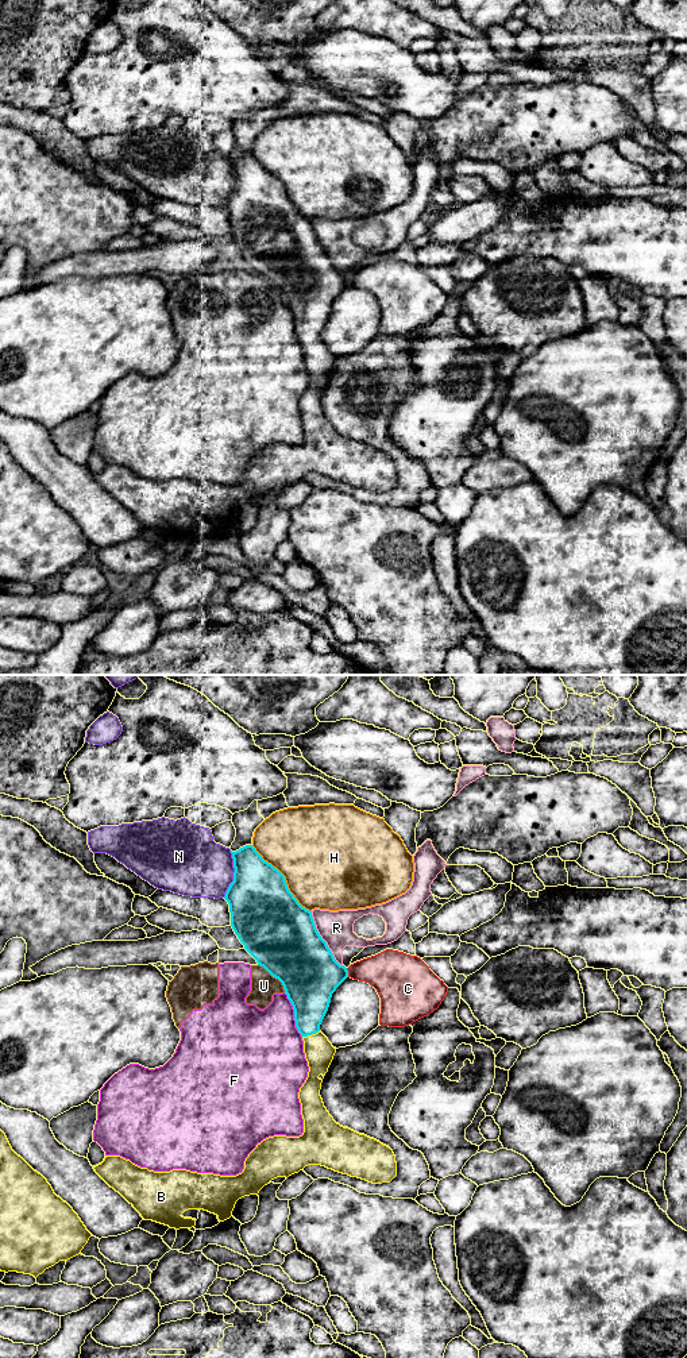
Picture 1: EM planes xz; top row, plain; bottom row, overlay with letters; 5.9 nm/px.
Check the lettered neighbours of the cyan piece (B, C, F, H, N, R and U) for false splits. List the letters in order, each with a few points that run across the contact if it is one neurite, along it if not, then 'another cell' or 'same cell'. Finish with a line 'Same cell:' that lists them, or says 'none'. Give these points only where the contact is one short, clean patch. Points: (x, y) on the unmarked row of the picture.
B: line xz (309, 301), (311, 343), (319, 361); same cell
C: line xz (346, 277), (348, 285); another cell
F: another cell
H: another cell
N: another cell
R: another cell
U: line xz (258, 273), (274, 285), (285, 300); another cell
Same cell: B

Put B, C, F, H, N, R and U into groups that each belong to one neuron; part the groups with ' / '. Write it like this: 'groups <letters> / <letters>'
groups B / C / F U / H / N / R

